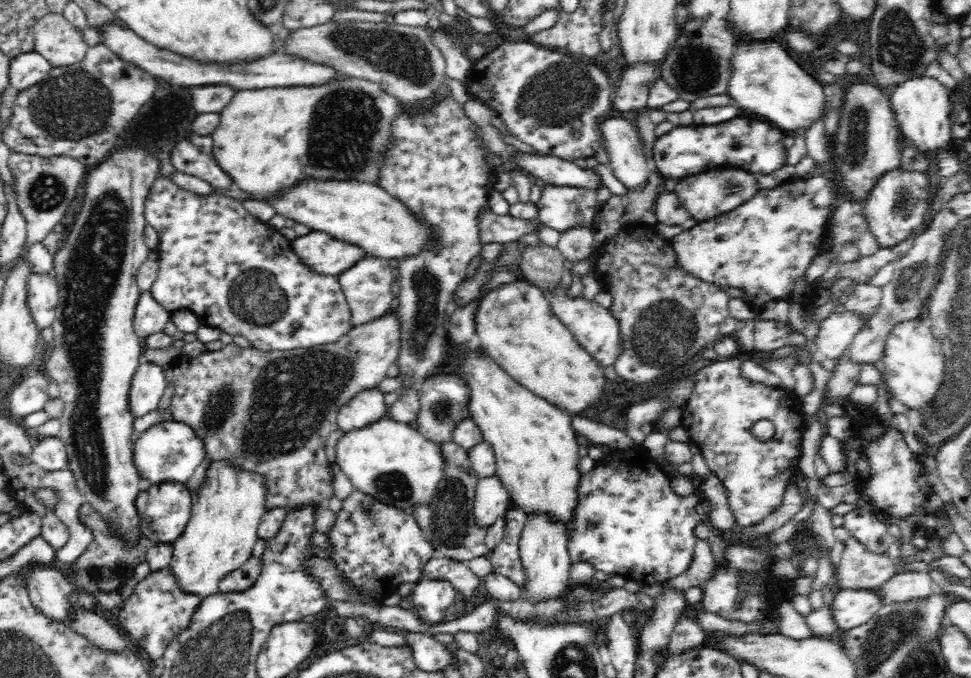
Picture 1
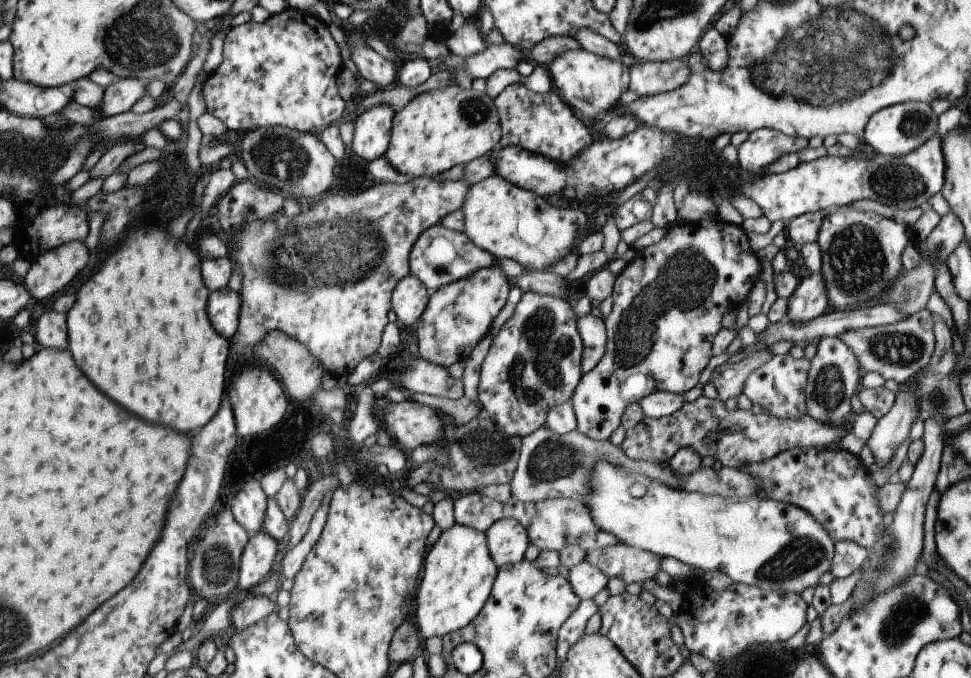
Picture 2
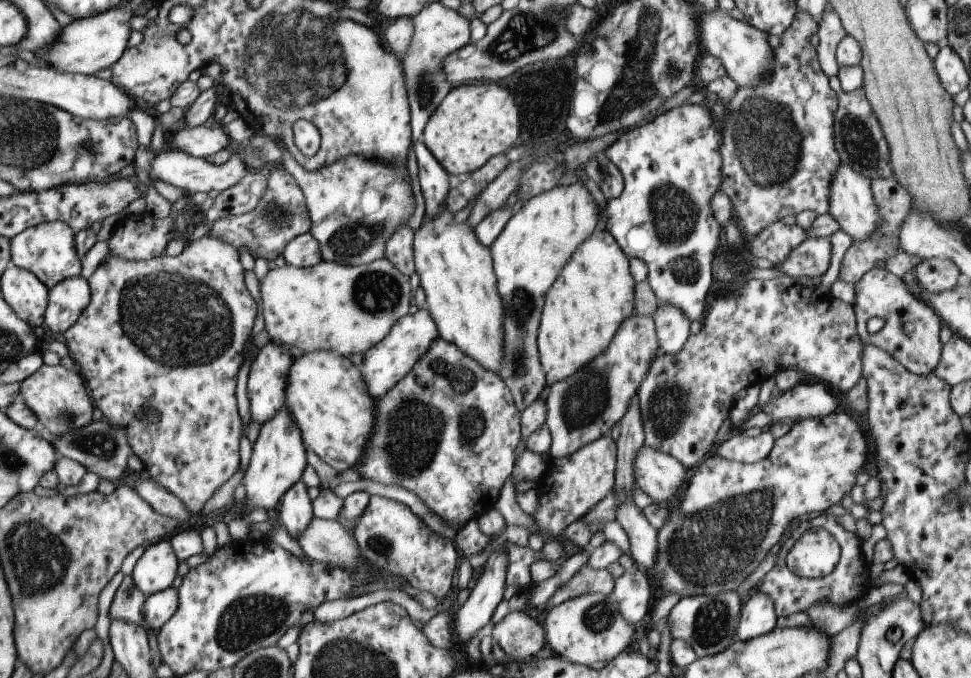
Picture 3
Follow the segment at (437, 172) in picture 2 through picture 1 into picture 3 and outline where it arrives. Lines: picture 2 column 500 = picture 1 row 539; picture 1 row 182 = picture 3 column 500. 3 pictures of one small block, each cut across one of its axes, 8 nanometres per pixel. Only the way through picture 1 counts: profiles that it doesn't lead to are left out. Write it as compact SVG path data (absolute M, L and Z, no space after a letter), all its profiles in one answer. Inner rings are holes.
M494 81L457 85L430 115L423 143L448 174L470 174L497 154L507 153L520 134L520 114L506 88Z

